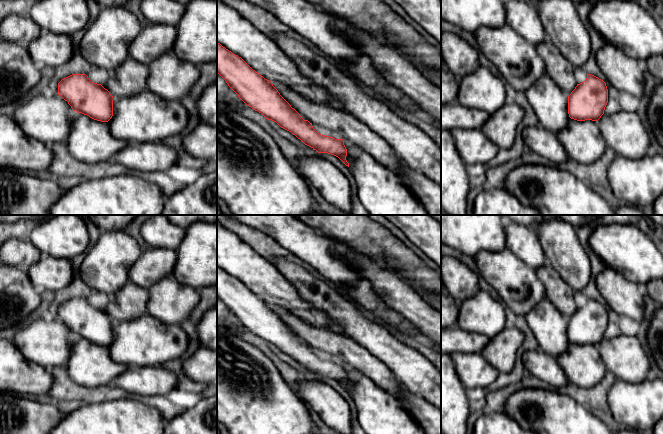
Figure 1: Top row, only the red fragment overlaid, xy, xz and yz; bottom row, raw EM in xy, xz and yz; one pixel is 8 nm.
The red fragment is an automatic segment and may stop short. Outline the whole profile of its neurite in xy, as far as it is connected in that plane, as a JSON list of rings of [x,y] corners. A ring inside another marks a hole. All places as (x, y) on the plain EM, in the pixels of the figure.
[[[72,298],[58,307],[58,319],[71,332],[90,342],[108,346],[113,340],[113,320],[101,308],[92,306],[86,298]]]

